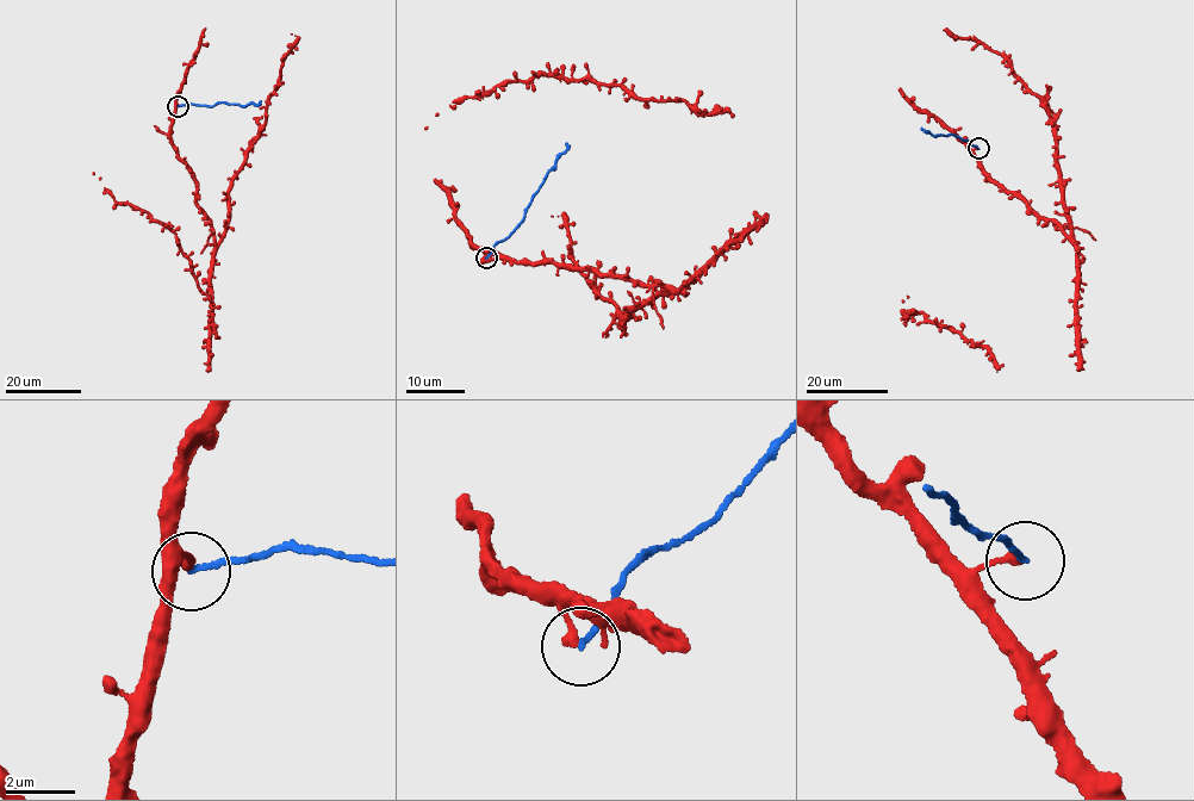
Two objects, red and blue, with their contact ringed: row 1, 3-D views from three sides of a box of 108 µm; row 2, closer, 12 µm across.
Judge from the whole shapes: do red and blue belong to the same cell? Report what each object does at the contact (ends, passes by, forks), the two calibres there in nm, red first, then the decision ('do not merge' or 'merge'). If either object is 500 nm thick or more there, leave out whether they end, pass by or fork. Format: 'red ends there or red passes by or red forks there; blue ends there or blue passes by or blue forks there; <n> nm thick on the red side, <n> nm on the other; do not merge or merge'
red ends there; blue ends there; 240 nm thick on the red side, 160 nm on the other; do not merge

